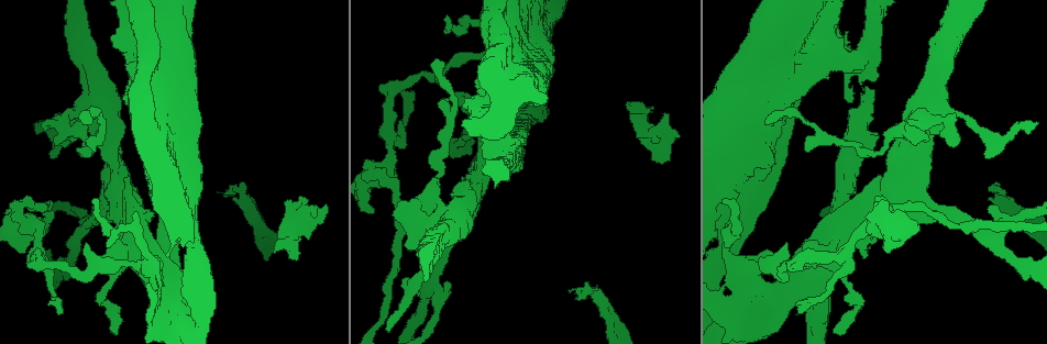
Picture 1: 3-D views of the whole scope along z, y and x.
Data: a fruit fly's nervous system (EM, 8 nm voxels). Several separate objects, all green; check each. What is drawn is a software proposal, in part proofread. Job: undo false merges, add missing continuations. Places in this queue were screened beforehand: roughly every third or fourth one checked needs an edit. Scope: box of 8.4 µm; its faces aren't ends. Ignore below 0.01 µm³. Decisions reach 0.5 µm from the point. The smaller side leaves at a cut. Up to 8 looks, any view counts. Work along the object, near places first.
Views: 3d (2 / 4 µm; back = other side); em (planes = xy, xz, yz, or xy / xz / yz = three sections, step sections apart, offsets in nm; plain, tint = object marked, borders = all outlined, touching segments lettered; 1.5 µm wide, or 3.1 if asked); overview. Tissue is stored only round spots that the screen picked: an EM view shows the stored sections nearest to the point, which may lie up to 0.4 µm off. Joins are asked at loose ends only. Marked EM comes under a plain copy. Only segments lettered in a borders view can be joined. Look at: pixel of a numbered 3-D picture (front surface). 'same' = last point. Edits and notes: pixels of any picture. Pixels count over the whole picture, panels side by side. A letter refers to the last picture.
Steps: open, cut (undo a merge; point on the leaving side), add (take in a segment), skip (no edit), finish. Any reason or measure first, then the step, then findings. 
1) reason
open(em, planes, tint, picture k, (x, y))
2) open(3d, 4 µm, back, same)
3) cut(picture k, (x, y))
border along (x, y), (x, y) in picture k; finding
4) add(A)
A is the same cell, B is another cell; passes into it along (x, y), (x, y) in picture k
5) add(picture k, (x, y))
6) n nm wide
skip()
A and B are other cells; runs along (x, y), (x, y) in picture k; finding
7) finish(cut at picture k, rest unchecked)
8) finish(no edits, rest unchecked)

sharp bend
open(3d, 2 µm, picture 1, (390, 138))

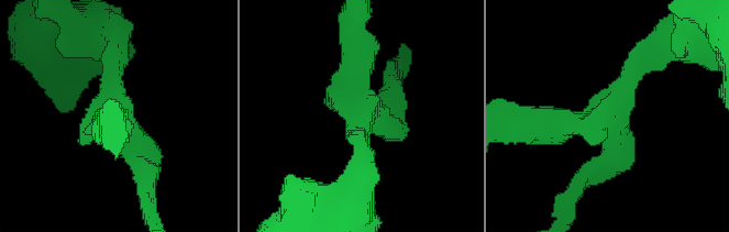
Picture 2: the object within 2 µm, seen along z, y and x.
3 arms; now the EM
open(em, xy, step 8, tint, picture 2, (360, 109))

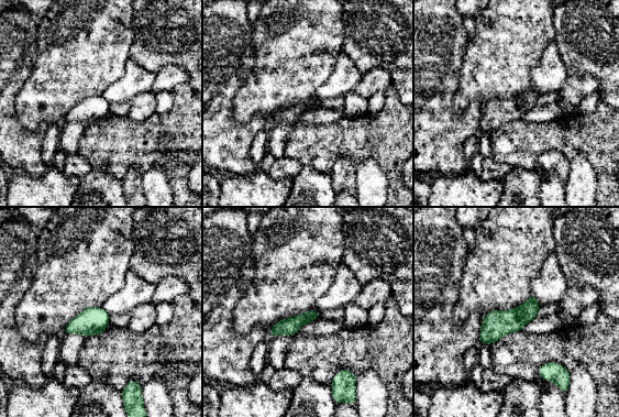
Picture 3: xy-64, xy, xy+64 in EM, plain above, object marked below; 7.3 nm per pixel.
open(em, planes, borders, same)

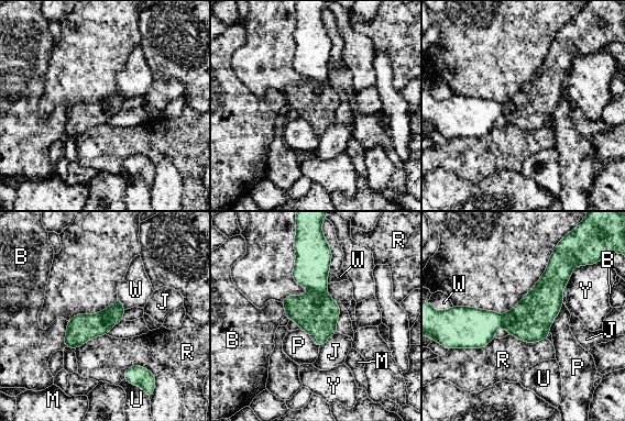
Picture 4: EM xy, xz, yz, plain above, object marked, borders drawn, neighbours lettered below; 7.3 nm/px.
170 nm wide
cut(picture 4, (317, 313))
B, J, M, P, R, U, W and Y are other cells; two neurons meet here

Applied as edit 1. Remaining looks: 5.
see it whole again
open(overview)

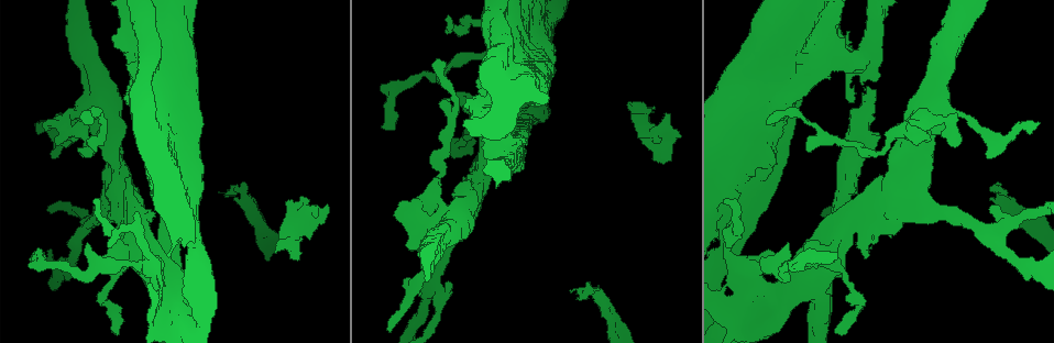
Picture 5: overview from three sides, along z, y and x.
sudden change in width
open(3d, 4 µm, picture 5, (594, 291))

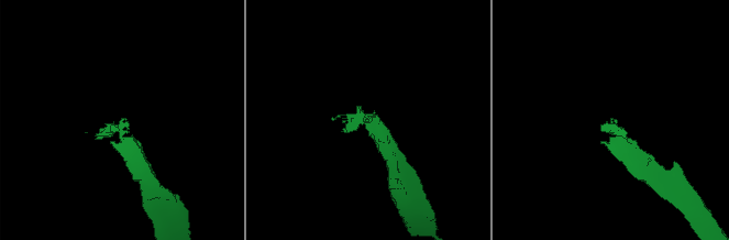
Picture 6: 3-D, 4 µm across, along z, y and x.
need the tissue
open(em, xz, step 8, borders, picture 6, (614, 139))

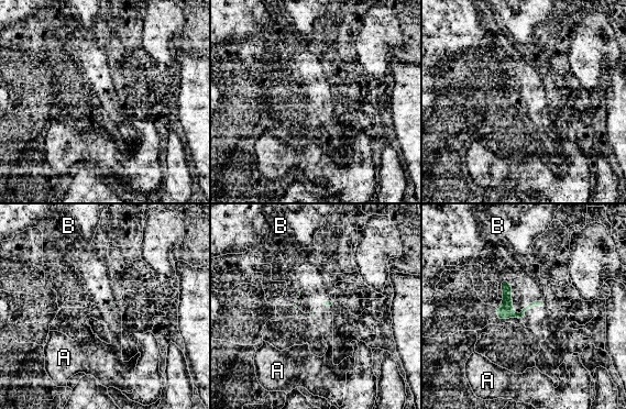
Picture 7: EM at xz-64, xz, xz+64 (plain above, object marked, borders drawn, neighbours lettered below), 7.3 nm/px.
skip()
A and B are other cells; border along (500, 282), (515, 312), (542, 301) in picture 7; one neuron here

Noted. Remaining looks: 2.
stops while still wide
open(3d, 4 µm, picture 5, (111, 38))

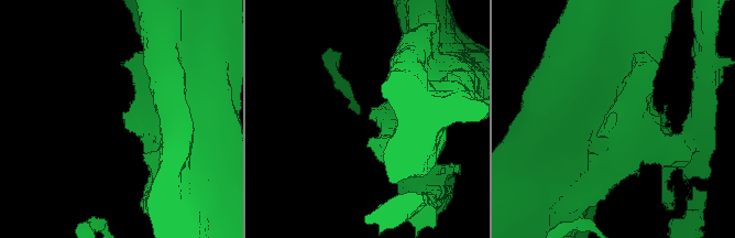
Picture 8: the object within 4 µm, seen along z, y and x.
open(em, planes, borders, picture 8, (370, 117))

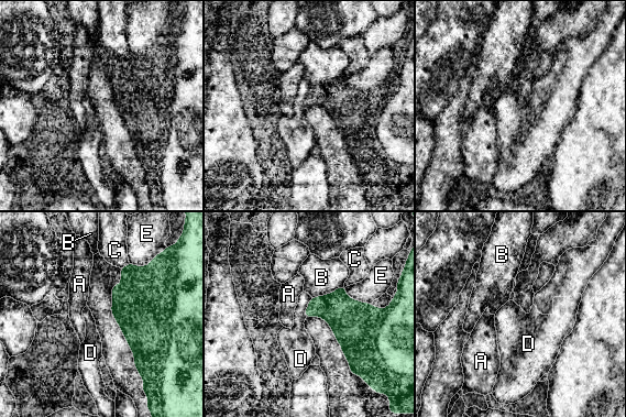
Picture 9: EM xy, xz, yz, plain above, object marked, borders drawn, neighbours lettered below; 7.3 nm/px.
skip()
A, B, C, D and E are other cells; border along (311, 297), (305, 311), (305, 317) in picture 9; none of them fits

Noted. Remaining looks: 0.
finish(cut at picture 4, rest unchecked)

